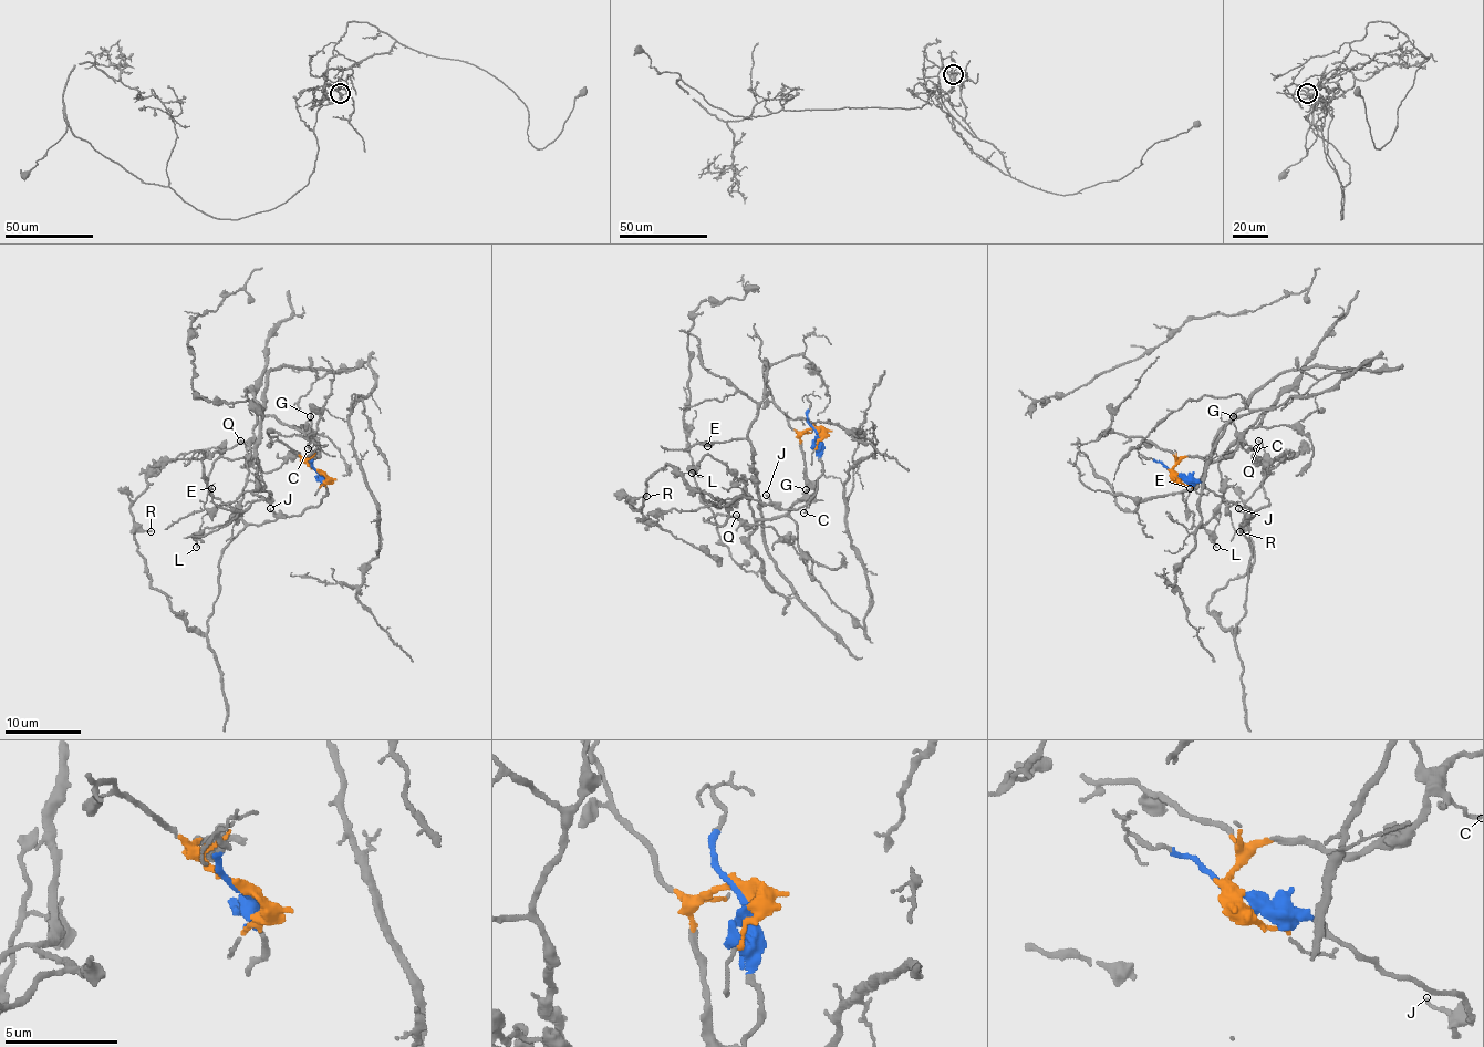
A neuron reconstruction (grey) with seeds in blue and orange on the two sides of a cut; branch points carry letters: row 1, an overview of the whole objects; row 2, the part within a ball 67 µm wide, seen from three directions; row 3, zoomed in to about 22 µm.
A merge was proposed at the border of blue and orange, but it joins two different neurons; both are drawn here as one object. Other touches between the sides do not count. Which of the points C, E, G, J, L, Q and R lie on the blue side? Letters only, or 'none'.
J, Q, R

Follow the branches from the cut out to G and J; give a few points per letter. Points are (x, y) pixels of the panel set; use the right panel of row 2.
G: (1173, 474), (1173, 468), (1184, 457), (1226, 458), (1237, 444), (1234, 415)
J: (1175, 474), (1186, 479), (1200, 479), (1253, 511), (1253, 516), (1245, 516), (1237, 508)

